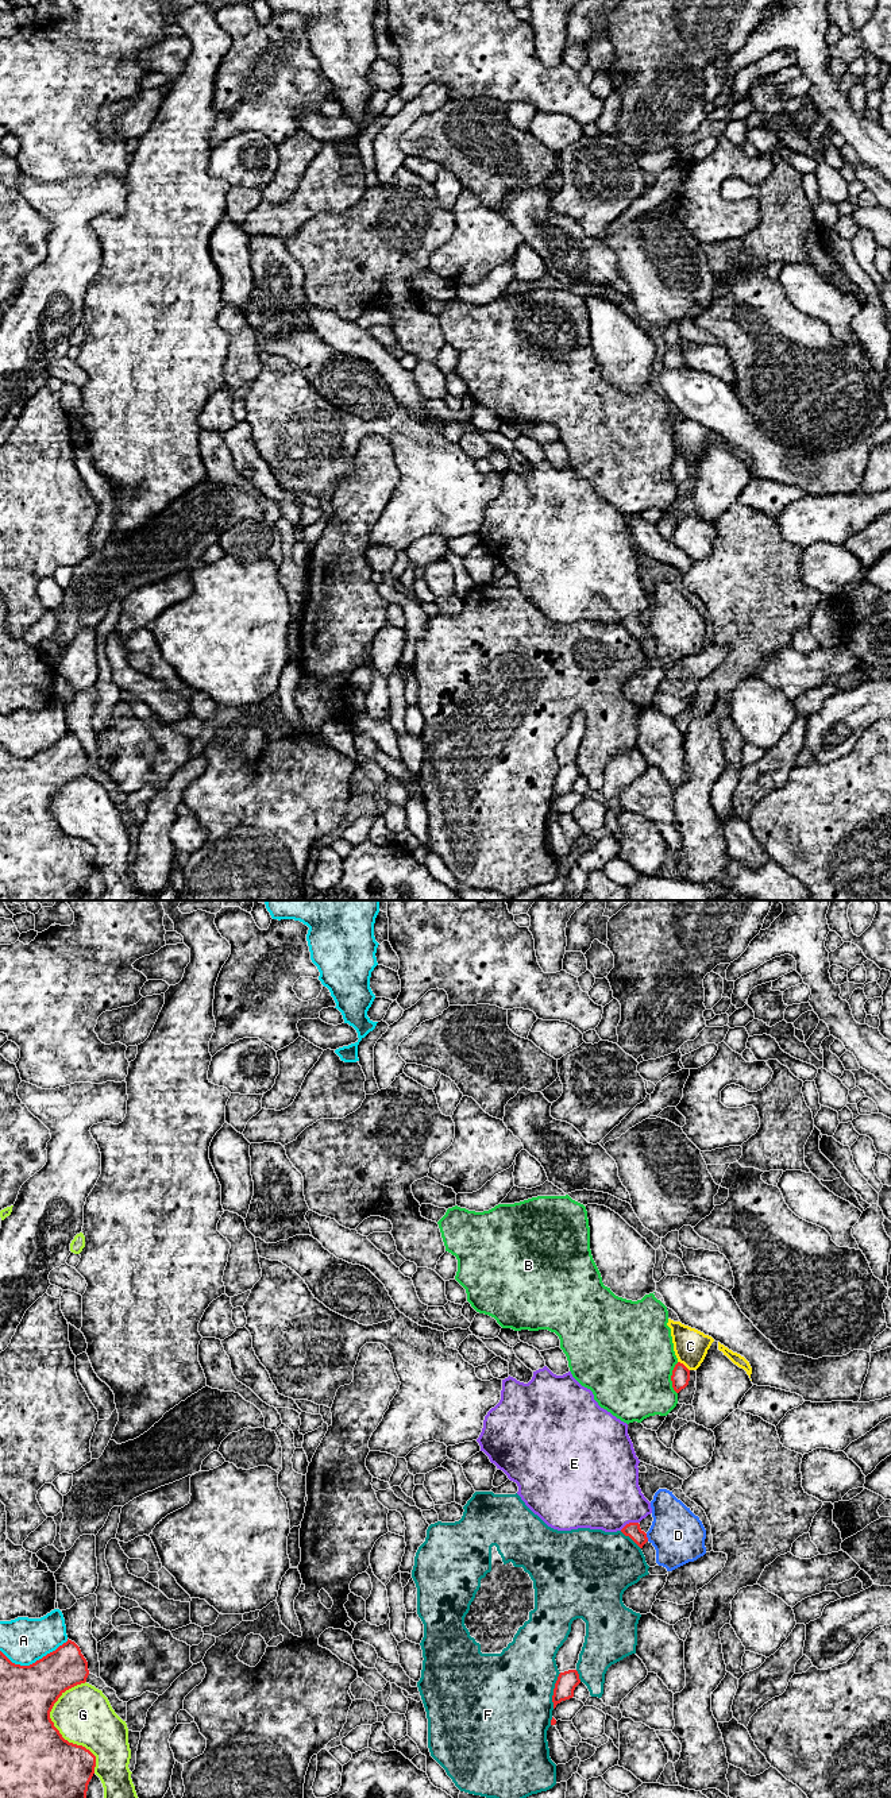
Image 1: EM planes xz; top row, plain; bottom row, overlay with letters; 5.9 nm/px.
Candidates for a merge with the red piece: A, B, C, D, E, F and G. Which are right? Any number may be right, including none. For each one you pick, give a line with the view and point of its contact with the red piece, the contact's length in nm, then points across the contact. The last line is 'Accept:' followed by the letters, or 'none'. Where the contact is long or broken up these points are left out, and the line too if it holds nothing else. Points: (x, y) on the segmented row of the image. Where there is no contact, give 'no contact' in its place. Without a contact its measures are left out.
Accept: none

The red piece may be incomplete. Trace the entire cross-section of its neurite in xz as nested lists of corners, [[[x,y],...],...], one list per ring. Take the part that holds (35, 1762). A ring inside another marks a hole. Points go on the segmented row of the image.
[[[69,1639],[30,1666],[15,1664],[0,1651],[0,1798],[86,1798],[96,1756],[65,1740],[50,1712],[66,1690],[85,1683],[88,1675],[86,1659]]]

